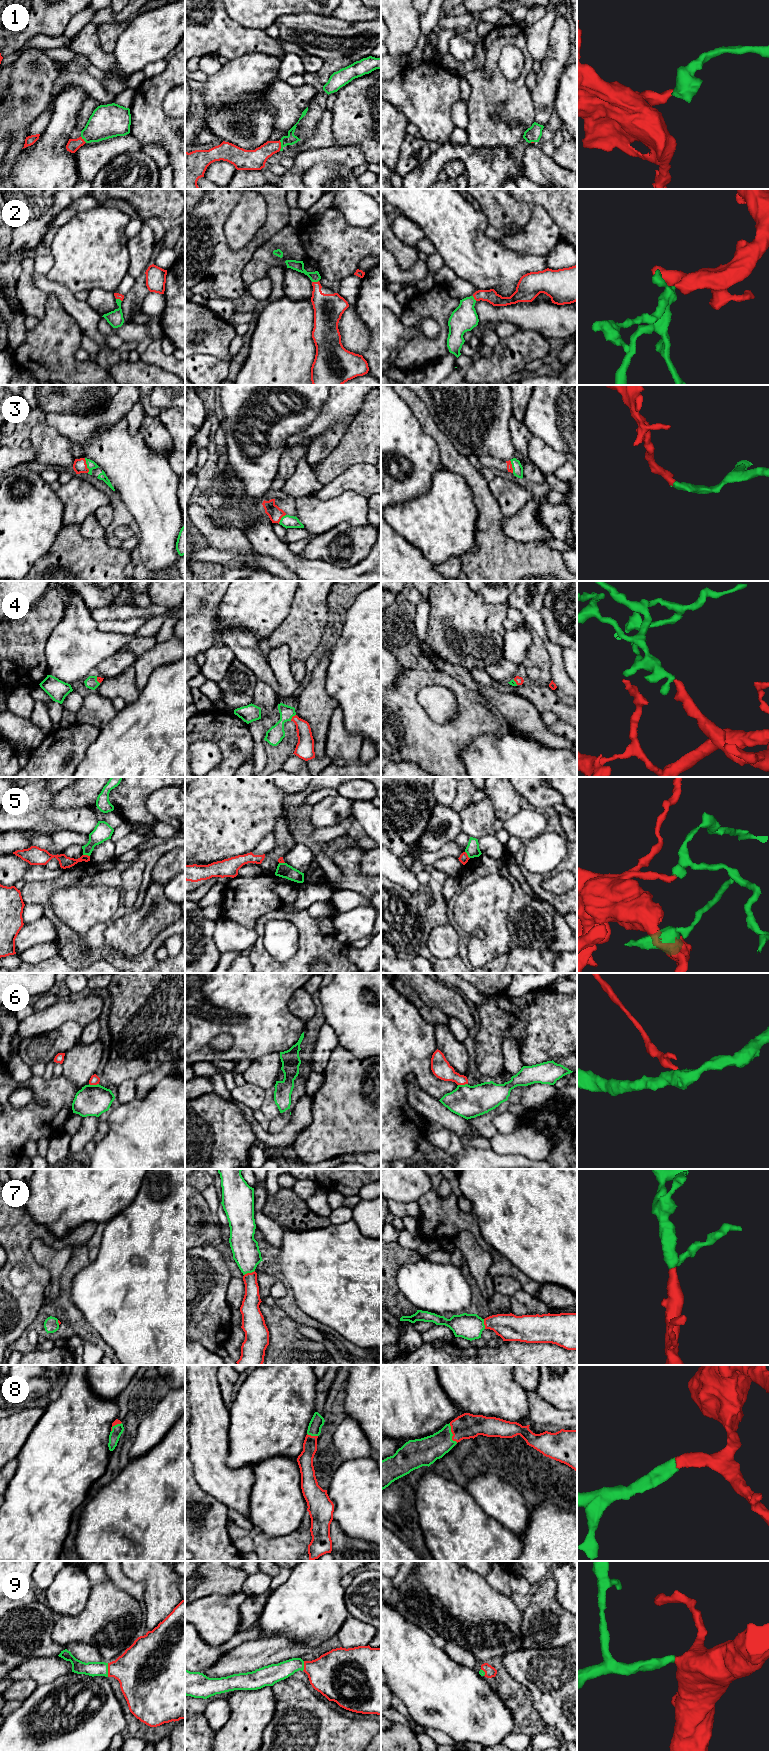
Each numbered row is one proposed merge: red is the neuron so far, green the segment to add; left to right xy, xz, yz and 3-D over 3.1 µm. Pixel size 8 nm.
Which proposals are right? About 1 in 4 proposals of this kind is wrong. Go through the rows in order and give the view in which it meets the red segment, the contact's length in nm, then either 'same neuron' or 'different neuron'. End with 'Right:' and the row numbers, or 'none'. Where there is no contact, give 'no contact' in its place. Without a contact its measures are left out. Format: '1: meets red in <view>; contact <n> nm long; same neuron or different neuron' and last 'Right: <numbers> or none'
1: meets red in xz; contact 90 nm long; same neuron
2: meets red in xz; contact 60 nm long; same neuron
3: meets red in xy; contact 120 nm long; same neuron
4: meets red in xz; contact 70 nm long; same neuron
5: meets red in xy; contact 60 nm long; different neuron
6: meets red in xy; contact 80 nm long; same neuron
7: meets red in xz; contact 100 nm long; same neuron
8: meets red in yz; contact 170 nm long; same neuron
9: meets red in xy; contact 110 nm long; same neuron
Right: 1, 2, 3, 4, 6, 7, 8, 9

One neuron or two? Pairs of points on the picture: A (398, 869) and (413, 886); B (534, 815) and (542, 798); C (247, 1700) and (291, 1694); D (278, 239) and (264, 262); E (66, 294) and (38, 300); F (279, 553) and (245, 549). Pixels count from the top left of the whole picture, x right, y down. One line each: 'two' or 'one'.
A: one
B: two
C: two
D: one
E: two
F: two

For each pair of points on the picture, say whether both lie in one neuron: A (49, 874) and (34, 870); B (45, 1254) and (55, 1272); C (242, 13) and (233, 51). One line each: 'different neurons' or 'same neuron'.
A: same neuron
B: same neuron
C: different neurons

